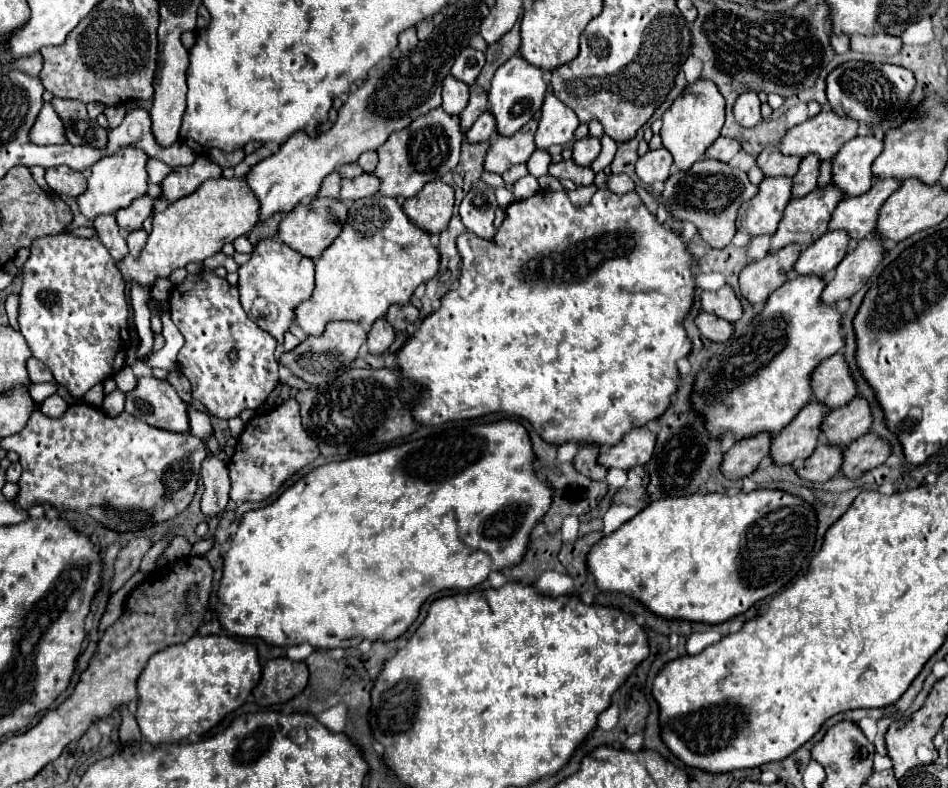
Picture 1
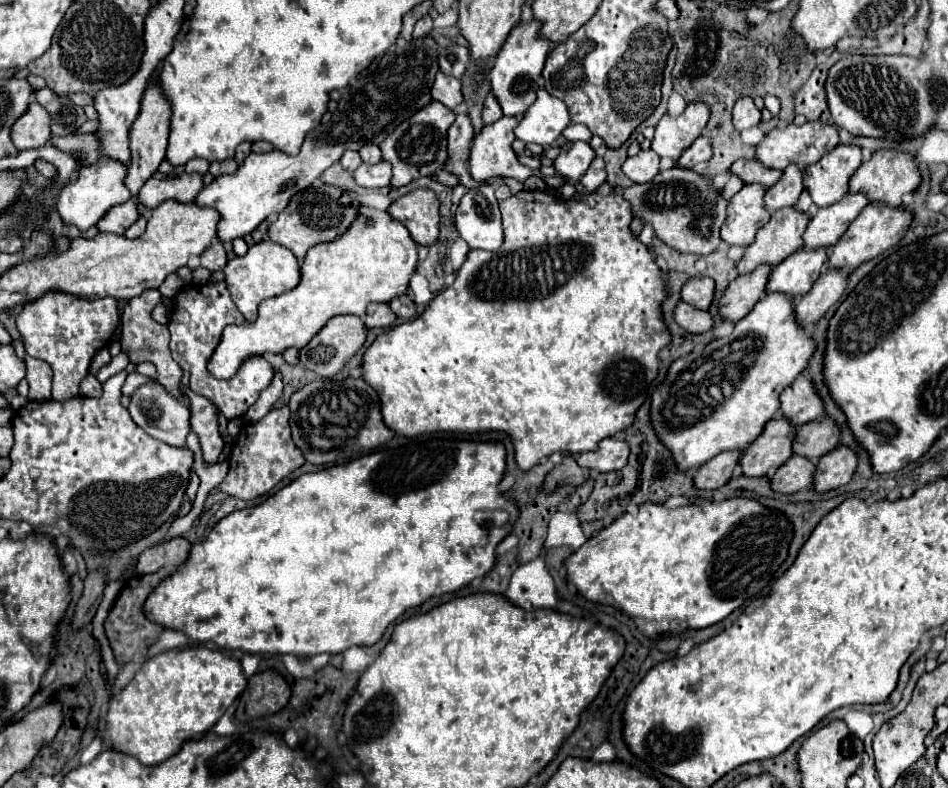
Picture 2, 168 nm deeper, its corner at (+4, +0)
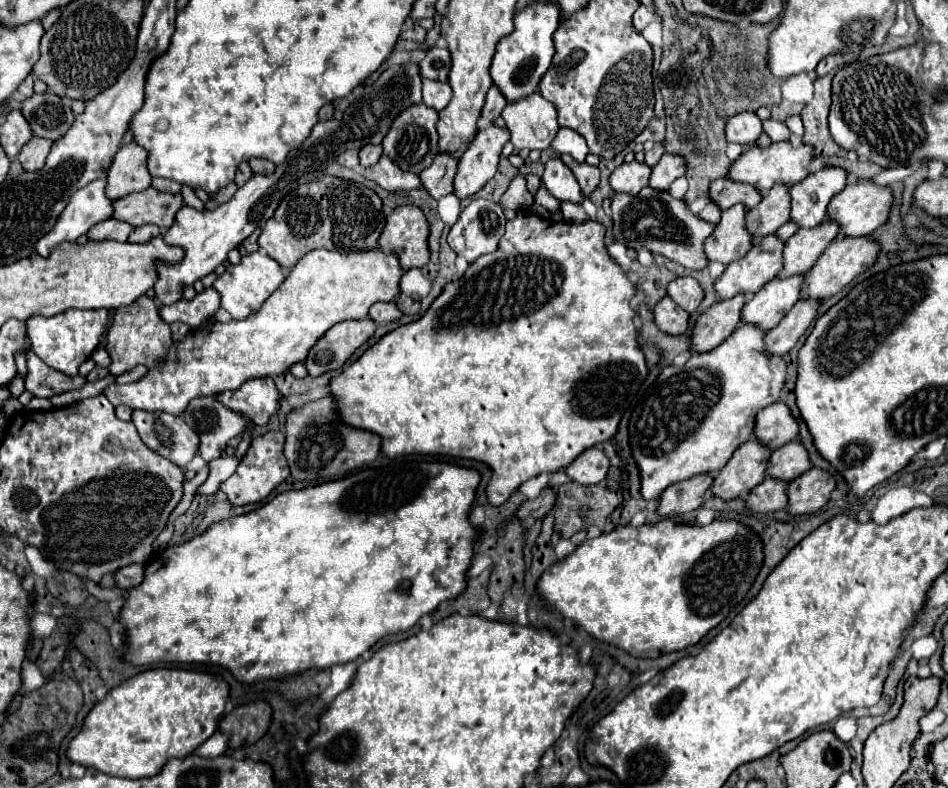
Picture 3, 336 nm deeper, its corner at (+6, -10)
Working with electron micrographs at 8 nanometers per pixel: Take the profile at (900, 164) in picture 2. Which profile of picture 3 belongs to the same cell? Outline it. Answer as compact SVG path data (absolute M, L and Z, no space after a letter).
M864 179L864 181L858 181L854 185L848 185L836 197L832 197L832 201L828 203L826 215L828 215L830 221L836 221L838 229L840 229L838 235L866 237L866 235L874 233L876 229L880 229L886 223L890 205L892 205L890 189L888 187L878 187L870 179Z

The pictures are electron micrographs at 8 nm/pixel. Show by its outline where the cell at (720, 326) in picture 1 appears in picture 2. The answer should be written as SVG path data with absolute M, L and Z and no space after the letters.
M680 301L680 305L676 307L674 319L688 333L706 333L706 331L710 331L714 327L712 315L708 311L698 311L696 307L690 307L684 301Z

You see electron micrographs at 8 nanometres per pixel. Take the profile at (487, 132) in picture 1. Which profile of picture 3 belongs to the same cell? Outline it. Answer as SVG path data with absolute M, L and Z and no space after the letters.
M492 85L490 91L488 91L488 95L486 95L486 103L484 103L484 107L482 107L482 117L494 121L496 117L500 117L500 113L502 113L502 109L504 109L506 103L508 103L508 101L504 99L502 91L500 91L496 85Z

